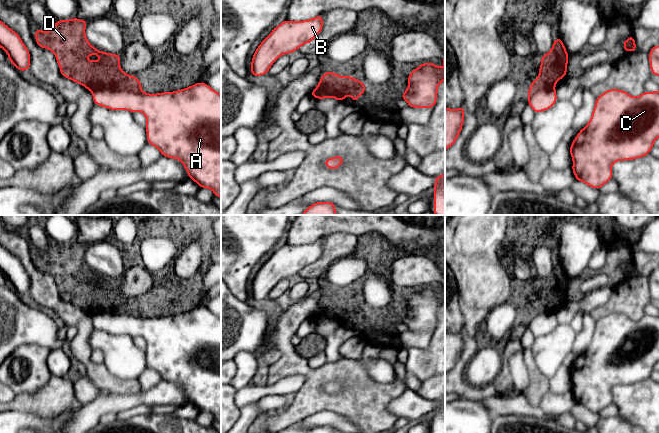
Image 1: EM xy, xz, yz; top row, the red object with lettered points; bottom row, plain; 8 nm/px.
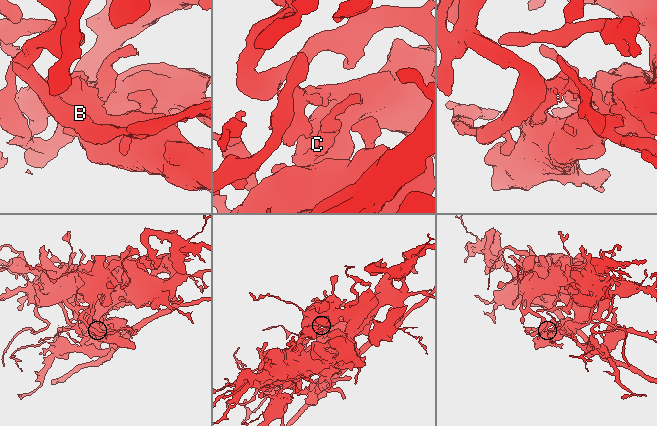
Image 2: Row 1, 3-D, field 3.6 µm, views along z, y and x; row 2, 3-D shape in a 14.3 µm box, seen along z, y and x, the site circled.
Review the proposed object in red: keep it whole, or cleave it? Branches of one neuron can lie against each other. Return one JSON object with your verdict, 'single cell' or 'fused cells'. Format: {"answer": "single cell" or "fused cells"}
{"answer": "fused cells"}

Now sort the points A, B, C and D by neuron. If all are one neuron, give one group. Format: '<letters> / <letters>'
A B C / D

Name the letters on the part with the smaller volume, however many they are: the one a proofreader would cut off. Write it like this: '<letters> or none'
D

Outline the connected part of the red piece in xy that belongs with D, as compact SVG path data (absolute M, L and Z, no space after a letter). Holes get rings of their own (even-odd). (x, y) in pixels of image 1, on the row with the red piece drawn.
M73 18L58 20L49 32L36 29L36 44L54 53L63 77L91 92L101 88L140 89L140 80L121 70L120 55L97 50L89 43L85 35L87 23ZM87 55L99 55L100 59L89 61Z

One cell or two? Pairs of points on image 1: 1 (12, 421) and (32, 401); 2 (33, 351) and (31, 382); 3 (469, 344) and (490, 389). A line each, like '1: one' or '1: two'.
1: two
2: one
3: one

